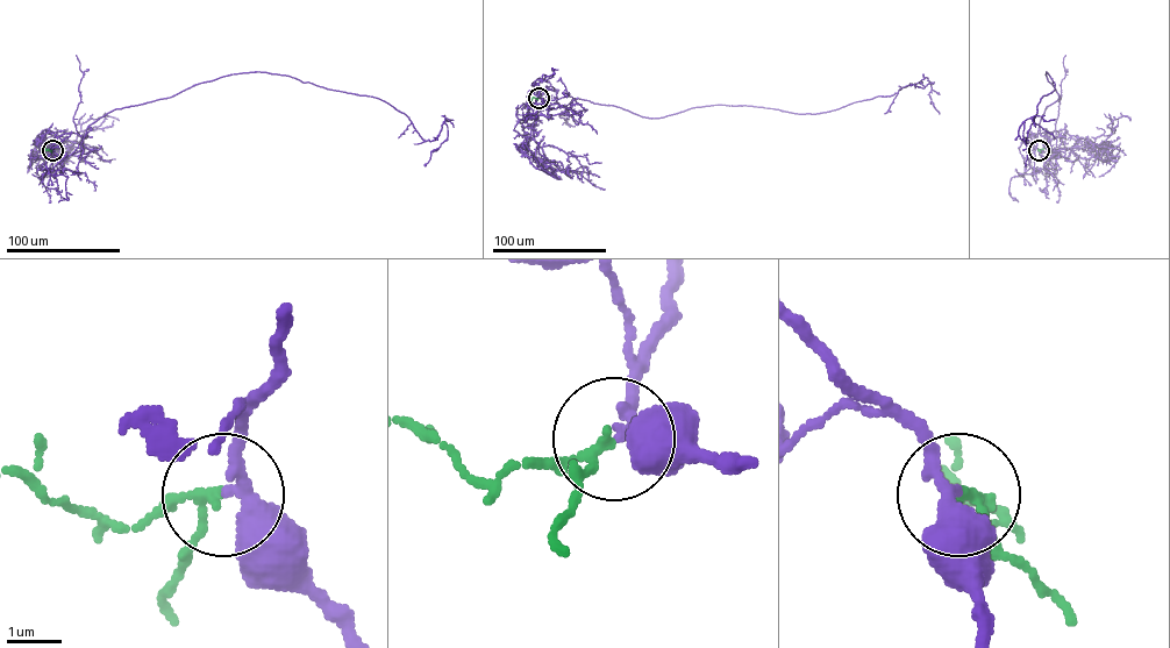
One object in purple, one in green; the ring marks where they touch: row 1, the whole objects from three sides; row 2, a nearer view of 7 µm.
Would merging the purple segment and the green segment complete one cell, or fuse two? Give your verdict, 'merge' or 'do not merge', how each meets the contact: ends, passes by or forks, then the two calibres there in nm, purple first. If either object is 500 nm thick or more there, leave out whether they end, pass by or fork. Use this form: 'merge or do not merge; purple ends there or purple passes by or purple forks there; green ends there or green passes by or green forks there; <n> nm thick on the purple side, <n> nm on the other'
merge; purple passes by; green passes by; 240 nm thick on the purple side, 120 nm on the other

